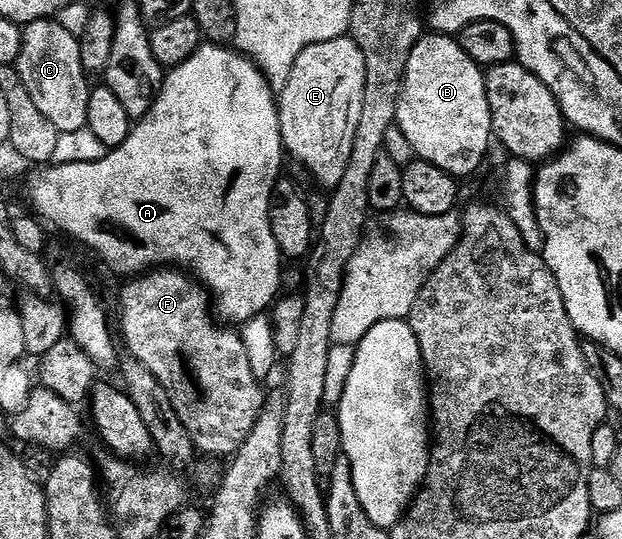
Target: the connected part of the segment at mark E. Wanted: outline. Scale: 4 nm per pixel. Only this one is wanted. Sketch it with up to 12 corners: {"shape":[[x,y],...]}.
{"shape":[[347,35],[300,51],[277,98],[282,144],[340,183],[364,111]]}

